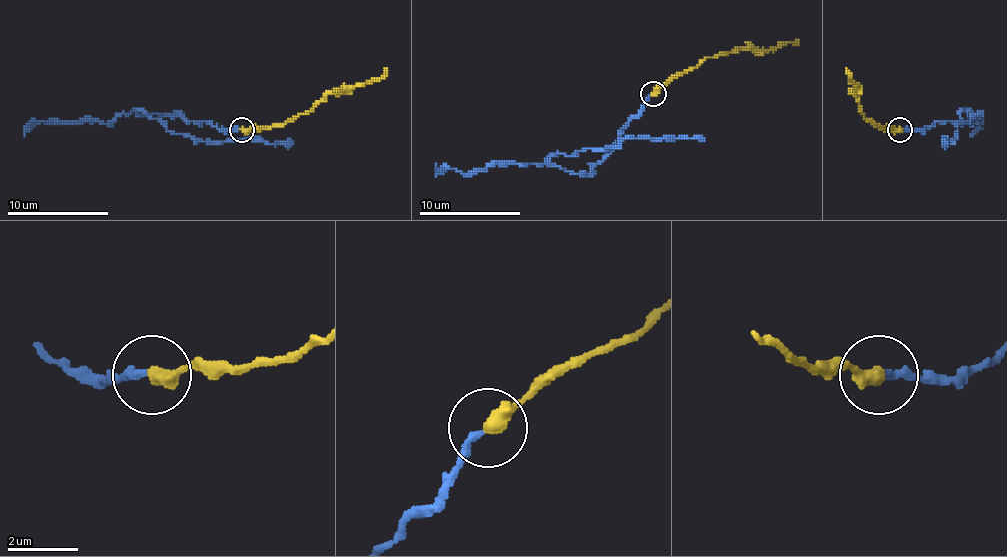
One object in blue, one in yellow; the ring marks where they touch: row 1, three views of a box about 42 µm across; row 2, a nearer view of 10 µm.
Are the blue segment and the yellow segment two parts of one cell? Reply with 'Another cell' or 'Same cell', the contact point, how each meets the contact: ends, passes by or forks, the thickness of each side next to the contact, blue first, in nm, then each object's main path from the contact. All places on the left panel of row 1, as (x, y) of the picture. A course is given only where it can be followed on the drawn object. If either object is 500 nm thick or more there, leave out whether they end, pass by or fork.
Same cell. Place: (242, 129). At the ring blue ends. At the ring yellow ends. Thickness 220 nm (blue) against 440 nm. Course of blue: (240, 129), (217, 129), (209, 121), (138, 111), (148, 114), (169, 131), (207, 141), (293, 141). Course of yellow: (242, 129), (280, 126), (311, 111), (328, 93), (364, 86), (387, 68)

